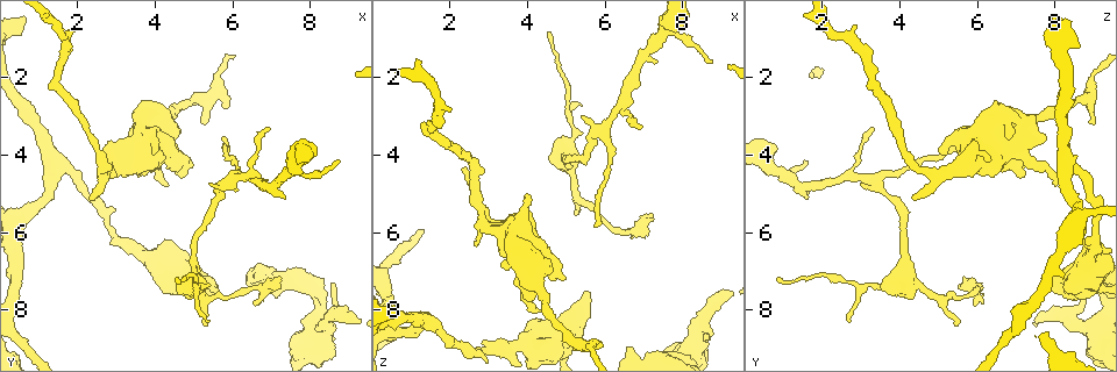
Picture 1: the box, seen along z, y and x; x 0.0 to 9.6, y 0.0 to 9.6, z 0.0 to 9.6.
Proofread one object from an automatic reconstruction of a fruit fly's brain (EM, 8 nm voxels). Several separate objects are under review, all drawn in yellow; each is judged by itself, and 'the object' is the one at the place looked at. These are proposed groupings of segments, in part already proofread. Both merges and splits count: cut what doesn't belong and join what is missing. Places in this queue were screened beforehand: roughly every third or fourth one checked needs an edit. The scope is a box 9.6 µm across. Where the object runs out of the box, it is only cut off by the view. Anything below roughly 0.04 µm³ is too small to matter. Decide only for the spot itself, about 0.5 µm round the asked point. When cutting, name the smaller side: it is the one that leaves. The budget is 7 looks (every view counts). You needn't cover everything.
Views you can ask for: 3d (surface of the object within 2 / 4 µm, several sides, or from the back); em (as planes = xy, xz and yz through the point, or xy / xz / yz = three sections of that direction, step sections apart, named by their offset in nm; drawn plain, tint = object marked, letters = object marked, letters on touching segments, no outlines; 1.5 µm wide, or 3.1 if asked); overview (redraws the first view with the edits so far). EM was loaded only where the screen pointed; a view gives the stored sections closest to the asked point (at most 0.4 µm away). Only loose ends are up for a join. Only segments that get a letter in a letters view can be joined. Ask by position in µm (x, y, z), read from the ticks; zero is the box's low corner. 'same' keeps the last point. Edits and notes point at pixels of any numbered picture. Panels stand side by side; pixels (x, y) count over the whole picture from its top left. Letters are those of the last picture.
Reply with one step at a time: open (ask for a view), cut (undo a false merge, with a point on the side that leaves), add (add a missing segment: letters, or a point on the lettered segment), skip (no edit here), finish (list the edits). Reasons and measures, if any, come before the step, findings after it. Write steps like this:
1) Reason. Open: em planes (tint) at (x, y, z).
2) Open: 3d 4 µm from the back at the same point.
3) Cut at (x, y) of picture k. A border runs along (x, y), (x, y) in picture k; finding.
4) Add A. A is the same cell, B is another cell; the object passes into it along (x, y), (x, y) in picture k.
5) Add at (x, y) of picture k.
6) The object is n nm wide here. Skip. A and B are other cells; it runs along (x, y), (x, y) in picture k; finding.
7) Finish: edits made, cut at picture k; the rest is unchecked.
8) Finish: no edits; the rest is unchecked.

Thick turns thin. Open: 3d 2 µm at (5.70, 1.85, 9.10).

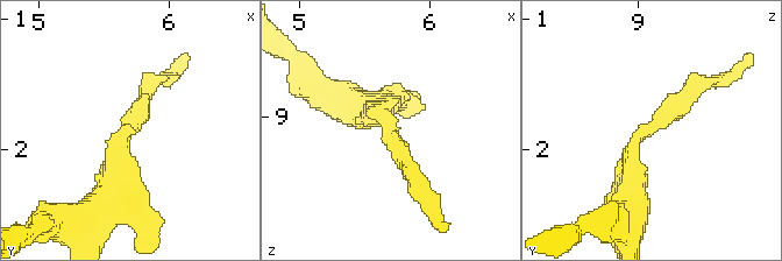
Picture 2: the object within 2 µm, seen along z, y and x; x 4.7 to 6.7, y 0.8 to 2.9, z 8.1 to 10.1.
Open: em planes (tint) at (5.68, 1.84, 9.04).

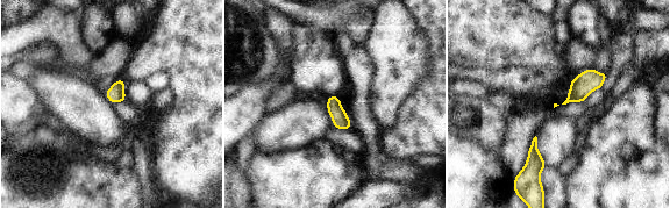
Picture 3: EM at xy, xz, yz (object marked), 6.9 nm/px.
Open: em planes (letters) at the same point.

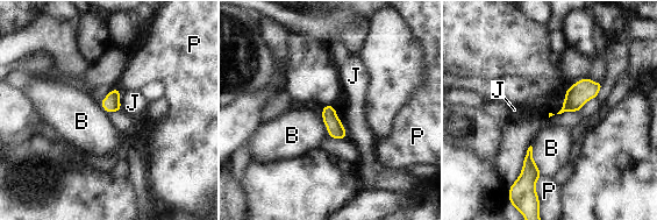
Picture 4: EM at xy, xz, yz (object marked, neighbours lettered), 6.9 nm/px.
Skip. B, J and P are other cells; a border runs along (530, 146), (533, 161), (542, 175) in picture 4; all the same neuron.

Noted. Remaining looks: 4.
Branch stops here. Open: 3d 2 µm at (7.15, 7.40, 5.55).

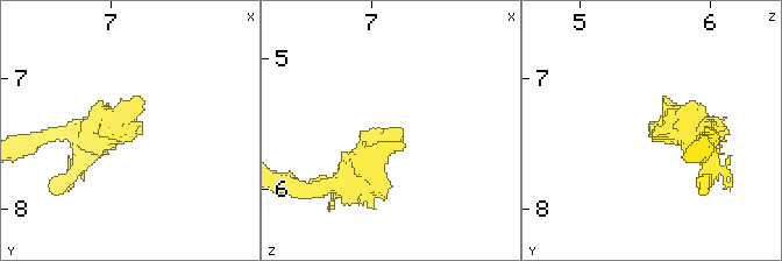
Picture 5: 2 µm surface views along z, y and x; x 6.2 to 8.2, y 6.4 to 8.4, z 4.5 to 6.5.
Need the tissue. Open: em planes (plain) at (7.20, 7.36, 5.56).

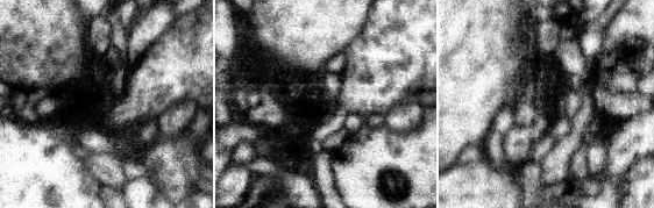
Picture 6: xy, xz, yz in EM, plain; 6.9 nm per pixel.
What lies round it. Open: em planes (letters) at the same point.

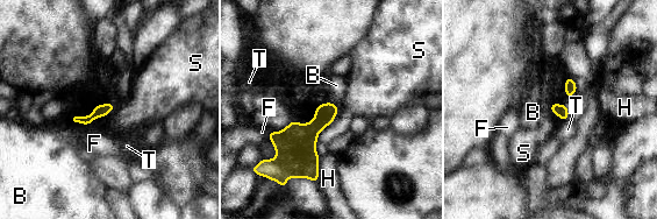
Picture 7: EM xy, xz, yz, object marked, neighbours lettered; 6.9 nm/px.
Skip. B, F, H, S and T are other cells; a border runs along (115, 107), (104, 115) in picture 7; none of them fits.

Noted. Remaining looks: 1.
Branch stops here. Open: em planes (letters) at (7.40, 5.10, 1.55).

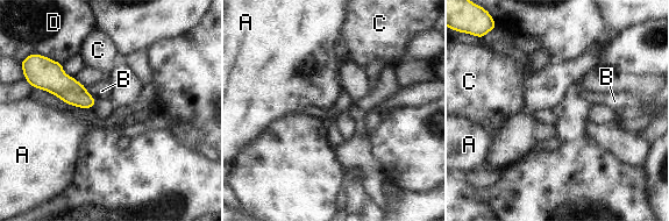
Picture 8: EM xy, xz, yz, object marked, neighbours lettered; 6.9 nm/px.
Skip. A, B, C and D are other cells; a border runs along (97, 100), (91, 107) in picture 8; no lettered segment goes on from it.

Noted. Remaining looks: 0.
Finish: no edits; the rest is unchecked.

